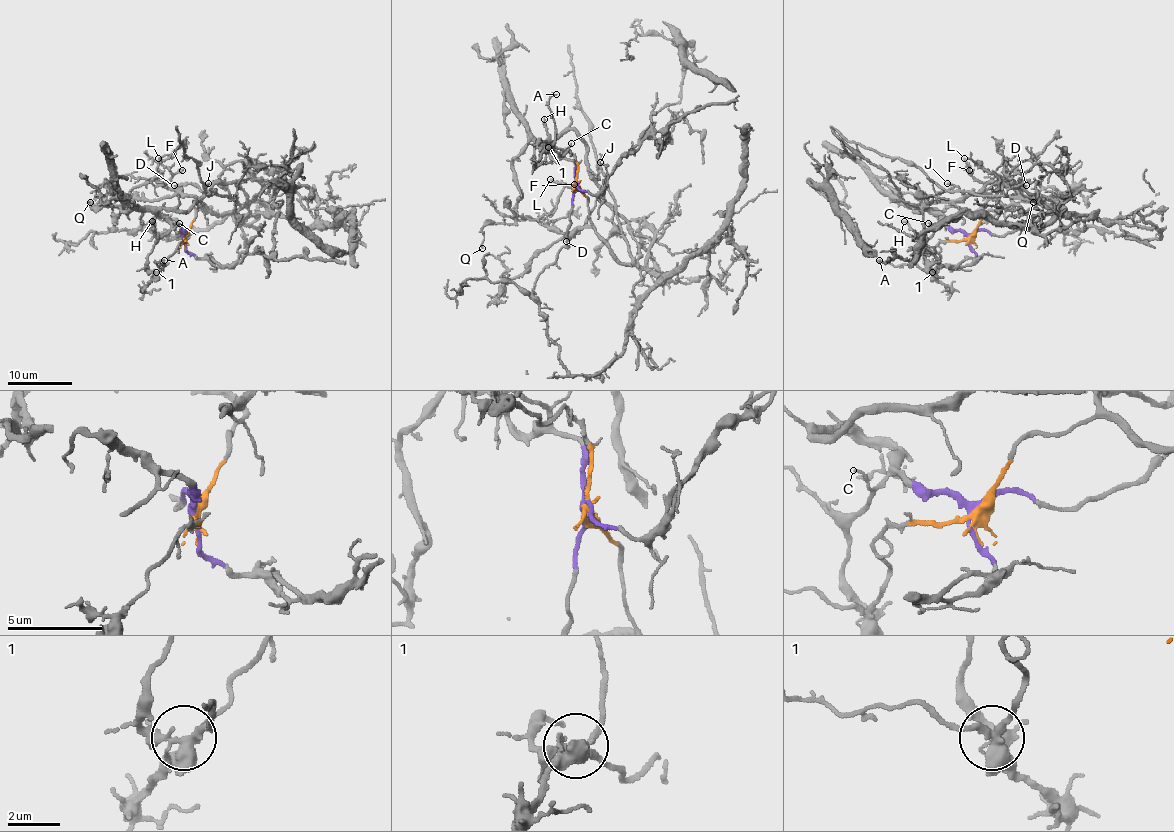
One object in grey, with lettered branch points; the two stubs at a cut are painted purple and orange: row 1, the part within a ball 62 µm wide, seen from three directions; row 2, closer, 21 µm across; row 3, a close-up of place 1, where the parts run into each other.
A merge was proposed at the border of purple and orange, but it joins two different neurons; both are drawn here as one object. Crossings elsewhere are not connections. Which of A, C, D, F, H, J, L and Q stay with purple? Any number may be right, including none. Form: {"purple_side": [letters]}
{"purple_side": ["A", "C", "D", "F", "H", "J", "L", "Q"]}

